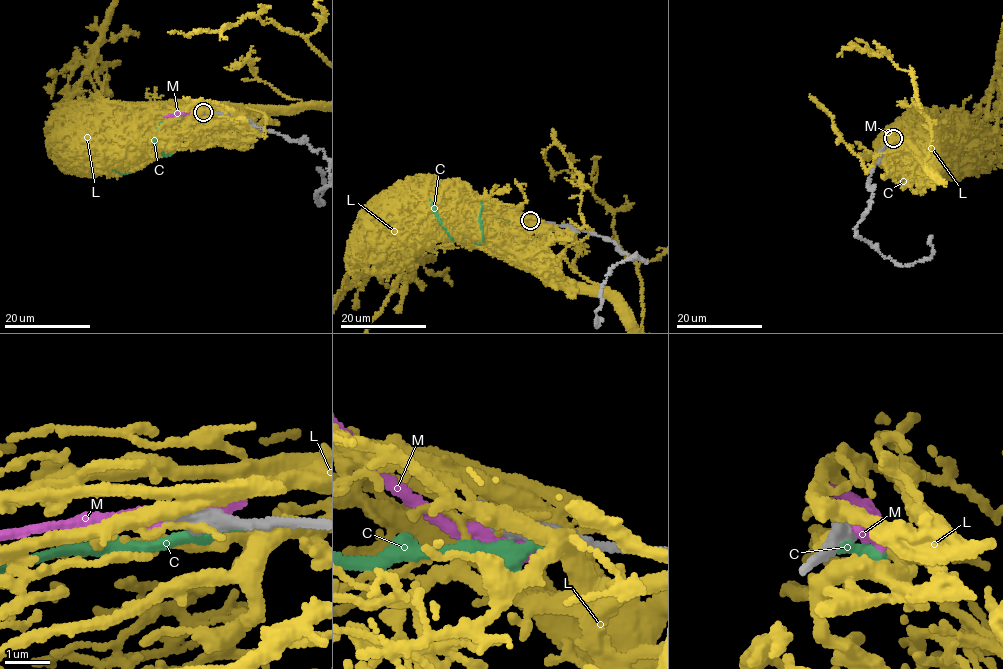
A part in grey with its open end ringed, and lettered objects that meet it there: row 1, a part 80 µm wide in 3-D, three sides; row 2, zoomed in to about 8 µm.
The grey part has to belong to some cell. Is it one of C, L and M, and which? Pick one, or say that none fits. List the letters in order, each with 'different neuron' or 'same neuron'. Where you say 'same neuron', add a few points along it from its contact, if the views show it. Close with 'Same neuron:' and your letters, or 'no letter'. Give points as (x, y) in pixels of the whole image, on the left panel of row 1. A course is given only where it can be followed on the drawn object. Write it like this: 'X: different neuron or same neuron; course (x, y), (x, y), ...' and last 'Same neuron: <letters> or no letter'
C: different neuron
L: different neuron
M: different neuron
Same neuron: no letter

